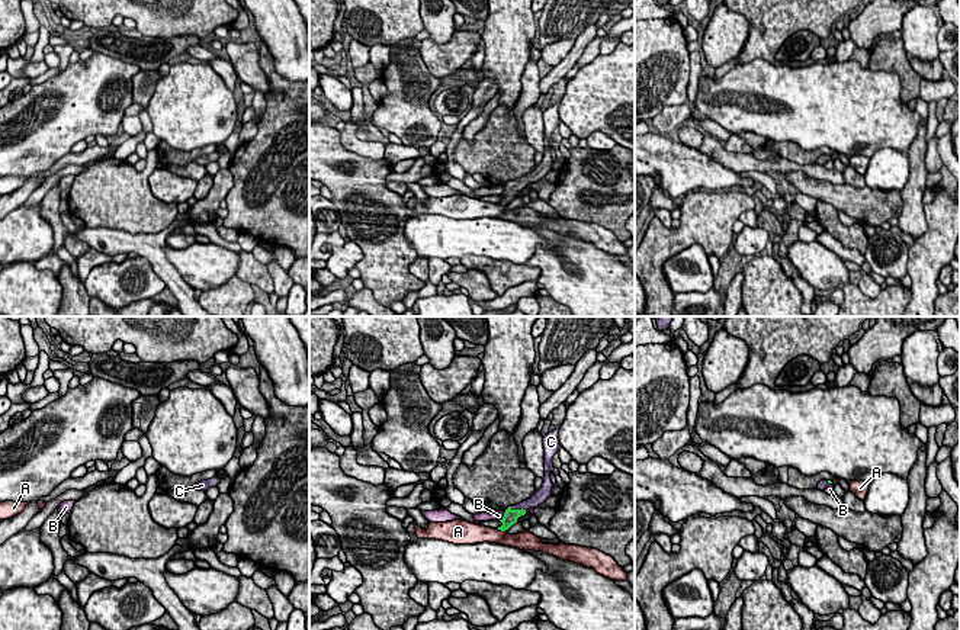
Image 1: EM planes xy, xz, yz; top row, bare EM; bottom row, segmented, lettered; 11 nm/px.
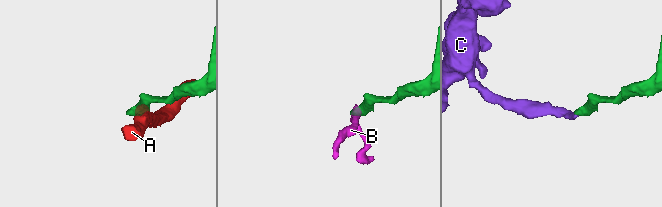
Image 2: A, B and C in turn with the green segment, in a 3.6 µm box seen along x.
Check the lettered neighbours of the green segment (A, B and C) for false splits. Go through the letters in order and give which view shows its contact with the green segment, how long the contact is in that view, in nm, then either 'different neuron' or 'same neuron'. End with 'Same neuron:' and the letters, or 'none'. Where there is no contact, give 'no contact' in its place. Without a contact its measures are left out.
A: meets green in xz; contact 100 nm long; different neuron
B: meets green in xz; contact 140 nm long; different neuron
C: meets green in xz; contact 190 nm long; same neuron
Same neuron: C

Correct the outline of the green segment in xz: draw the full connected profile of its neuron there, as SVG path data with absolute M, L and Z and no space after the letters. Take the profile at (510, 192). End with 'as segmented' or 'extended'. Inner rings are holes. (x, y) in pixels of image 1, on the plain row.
M556 100L556 103L552 107L548 107L543 112L545 152L543 152L543 158L542 158L540 164L536 165L529 174L526 174L517 180L508 181L504 187L504 192L500 195L503 197L503 200L498 202L498 205L501 205L501 206L508 205L513 199L517 197L518 192L526 189L527 184L537 183L549 171L552 171L553 158L550 155L550 148L555 145L552 134L561 122L561 119L559 119L559 102L561 100Z | extended

